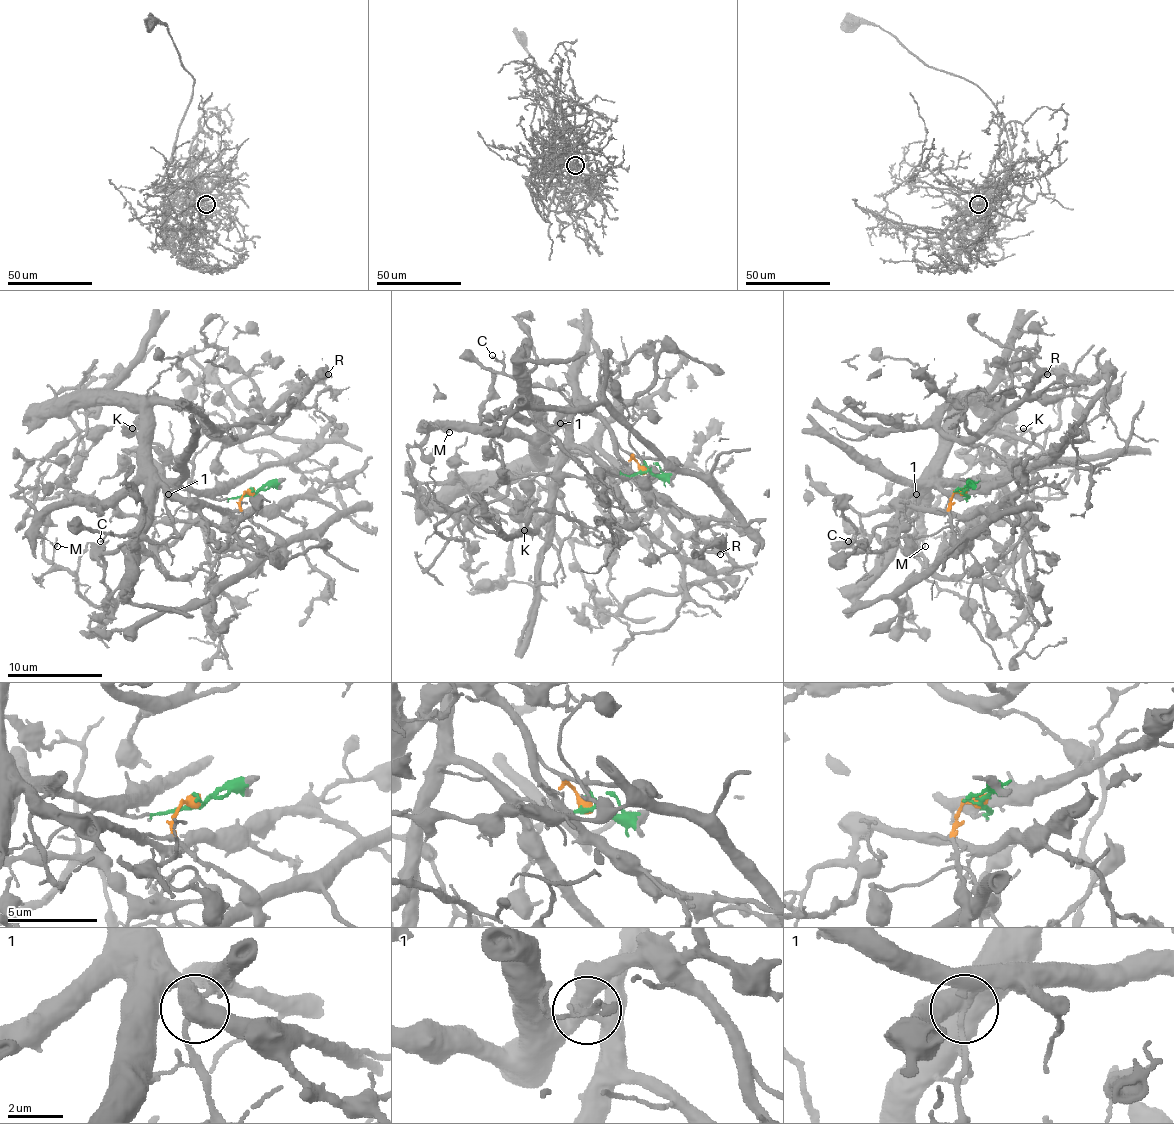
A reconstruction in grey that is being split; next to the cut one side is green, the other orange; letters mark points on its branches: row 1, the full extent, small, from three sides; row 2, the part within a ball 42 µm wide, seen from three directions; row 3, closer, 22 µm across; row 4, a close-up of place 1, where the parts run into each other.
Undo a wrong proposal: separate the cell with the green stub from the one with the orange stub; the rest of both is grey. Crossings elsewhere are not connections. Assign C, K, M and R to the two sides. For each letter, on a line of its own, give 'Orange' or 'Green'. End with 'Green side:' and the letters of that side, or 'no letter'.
C: Green
K: Green
M: Orange
R: Orange
Green side: C, K

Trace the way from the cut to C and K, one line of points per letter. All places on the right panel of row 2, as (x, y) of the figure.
C: (964, 493), (969, 498), (960, 500), (924, 486), (914, 495), (914, 531), (884, 543), (855, 533), (848, 541)
K: (964, 493), (941, 486), (1005, 493), (1019, 555), (1005, 557), (1021, 460), (1043, 455), (1009, 434), (1024, 429)

